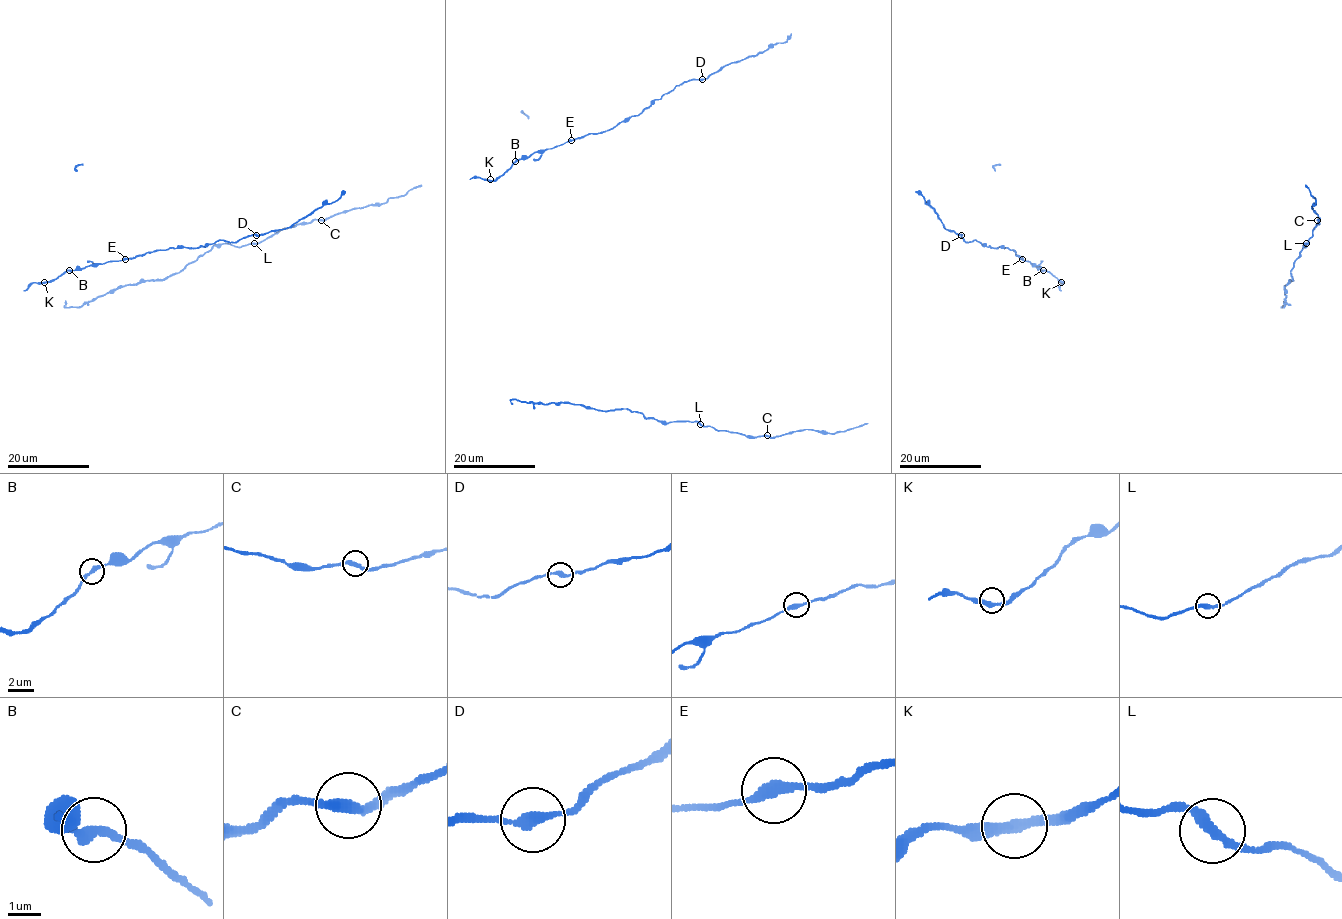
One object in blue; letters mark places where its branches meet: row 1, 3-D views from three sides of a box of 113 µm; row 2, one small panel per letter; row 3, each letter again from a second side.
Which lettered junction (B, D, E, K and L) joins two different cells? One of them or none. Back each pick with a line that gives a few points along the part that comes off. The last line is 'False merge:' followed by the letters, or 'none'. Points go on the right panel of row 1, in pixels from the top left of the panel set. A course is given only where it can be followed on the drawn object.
False merge: none

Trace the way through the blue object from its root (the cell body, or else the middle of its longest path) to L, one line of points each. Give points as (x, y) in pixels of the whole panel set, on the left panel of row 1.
L: (64, 307), (84, 305), (126, 285), (166, 279), (179, 273), (214, 245), (230, 243), (243, 246), (254, 243)

